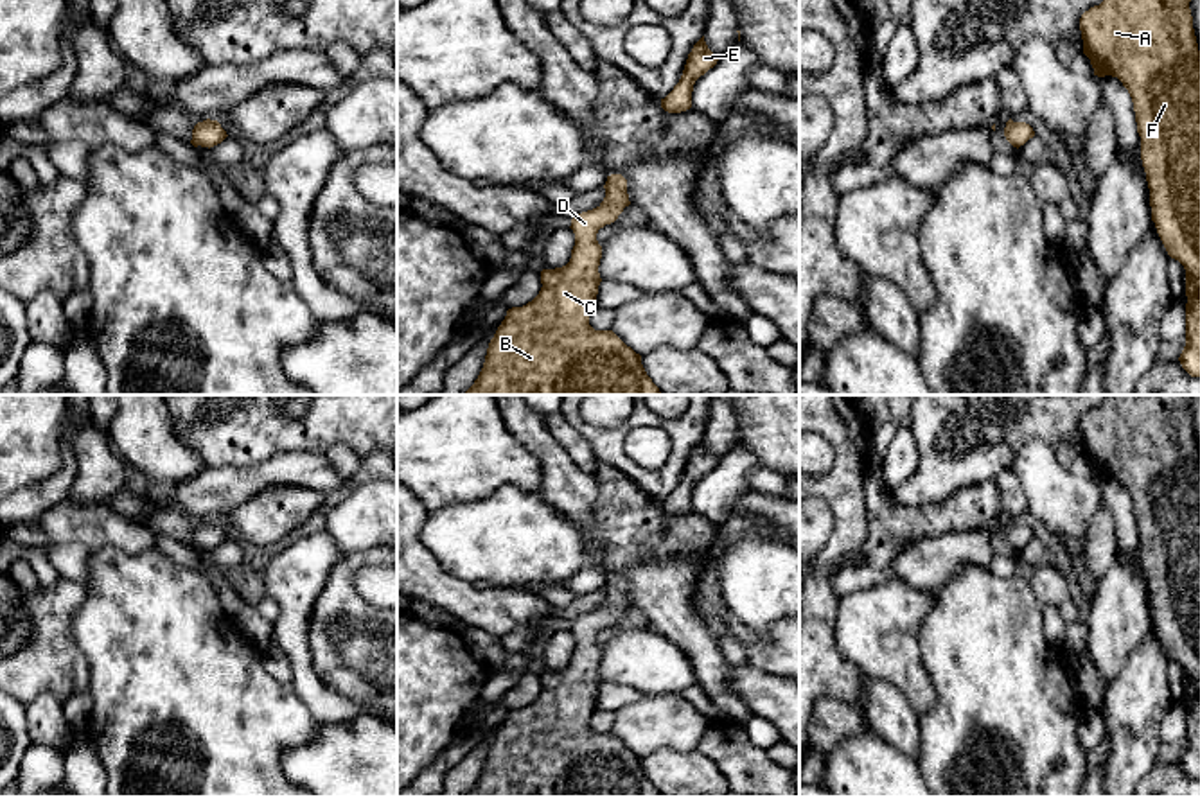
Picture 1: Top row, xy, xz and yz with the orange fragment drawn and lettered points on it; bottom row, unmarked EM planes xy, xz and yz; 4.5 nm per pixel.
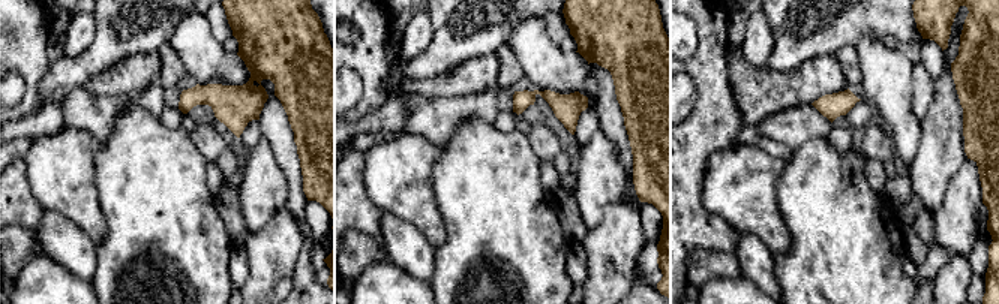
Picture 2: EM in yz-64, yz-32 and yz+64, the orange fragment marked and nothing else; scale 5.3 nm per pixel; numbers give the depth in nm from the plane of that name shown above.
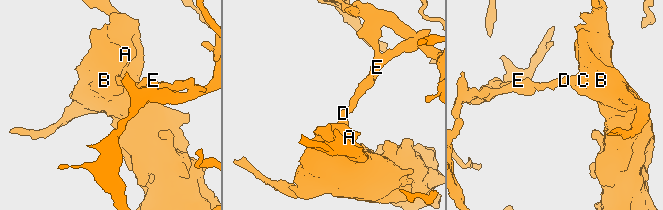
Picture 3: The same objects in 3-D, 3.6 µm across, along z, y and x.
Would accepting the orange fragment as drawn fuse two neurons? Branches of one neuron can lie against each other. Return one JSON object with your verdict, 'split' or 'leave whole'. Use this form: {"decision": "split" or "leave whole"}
{"decision": "split"}

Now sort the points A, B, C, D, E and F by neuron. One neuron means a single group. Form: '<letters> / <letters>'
A B C D F / E

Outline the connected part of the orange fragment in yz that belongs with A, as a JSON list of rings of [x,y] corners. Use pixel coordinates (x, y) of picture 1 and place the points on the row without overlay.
[[[1108,395],[1099,407],[1081,416],[1080,433],[1094,477],[1117,479],[1132,499],[1151,623],[1168,657],[1186,671],[1186,749],[1178,763],[1191,779],[1200,779],[1200,452],[1189,411],[1191,398],[1193,395]]]

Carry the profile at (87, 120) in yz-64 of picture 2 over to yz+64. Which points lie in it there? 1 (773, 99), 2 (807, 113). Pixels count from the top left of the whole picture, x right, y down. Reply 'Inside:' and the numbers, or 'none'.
Inside: 2

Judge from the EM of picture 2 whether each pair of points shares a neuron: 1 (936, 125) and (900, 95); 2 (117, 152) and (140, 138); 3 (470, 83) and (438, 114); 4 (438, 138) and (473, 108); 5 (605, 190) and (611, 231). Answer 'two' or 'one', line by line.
1: two
2: one
3: two
4: one
5: two

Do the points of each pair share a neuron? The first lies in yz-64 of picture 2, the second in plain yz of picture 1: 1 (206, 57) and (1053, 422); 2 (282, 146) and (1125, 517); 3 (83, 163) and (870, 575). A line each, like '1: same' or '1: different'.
1: different
2: same
3: different

